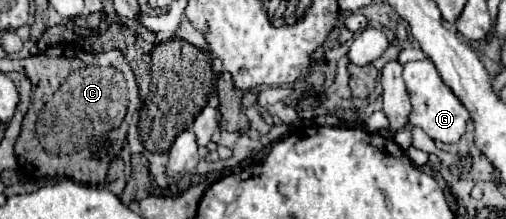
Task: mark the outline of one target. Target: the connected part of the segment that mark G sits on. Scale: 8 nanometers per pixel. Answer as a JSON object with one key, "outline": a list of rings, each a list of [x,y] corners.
{"outline":[[[414,60],[408,62],[404,66],[404,82],[408,88],[408,96],[410,96],[410,104],[412,104],[412,112],[408,116],[408,122],[402,130],[398,130],[394,134],[394,142],[406,150],[410,146],[410,134],[412,128],[422,128],[434,142],[442,142],[442,144],[456,144],[464,130],[466,124],[470,120],[468,110],[458,102],[458,98],[452,94],[452,90],[442,82],[442,78],[438,76],[434,64],[430,60]]]}

